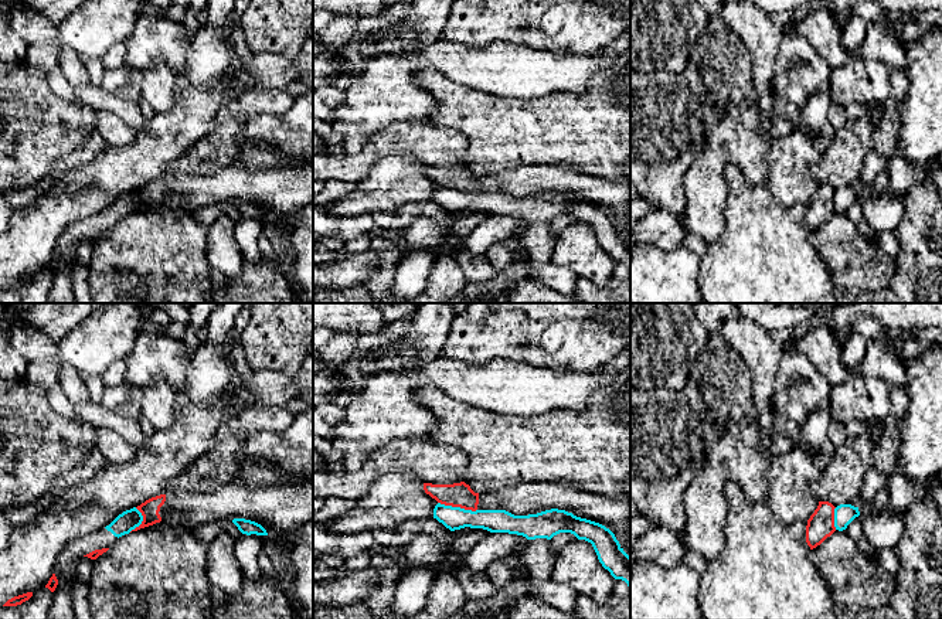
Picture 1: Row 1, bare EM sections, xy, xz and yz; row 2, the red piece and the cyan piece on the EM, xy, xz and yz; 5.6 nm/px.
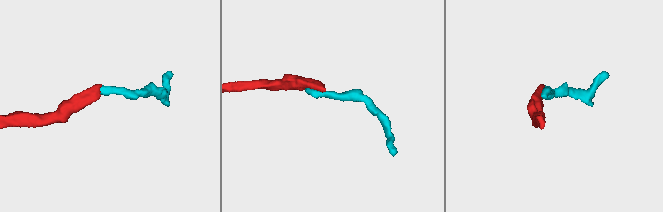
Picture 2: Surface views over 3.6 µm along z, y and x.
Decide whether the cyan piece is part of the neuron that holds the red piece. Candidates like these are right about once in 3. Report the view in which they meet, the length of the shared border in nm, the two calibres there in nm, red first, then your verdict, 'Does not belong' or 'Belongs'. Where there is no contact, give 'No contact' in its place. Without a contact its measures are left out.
Touches red in xz. Shared border 220 nm. Thickness 140 nm (red) against 130 nm. Does not belong

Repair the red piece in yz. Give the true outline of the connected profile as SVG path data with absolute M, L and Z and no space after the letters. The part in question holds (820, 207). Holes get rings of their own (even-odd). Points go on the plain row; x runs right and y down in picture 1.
M819 184L817 191L807 203L806 225L810 232L820 228L834 214L834 188L829 184Z

